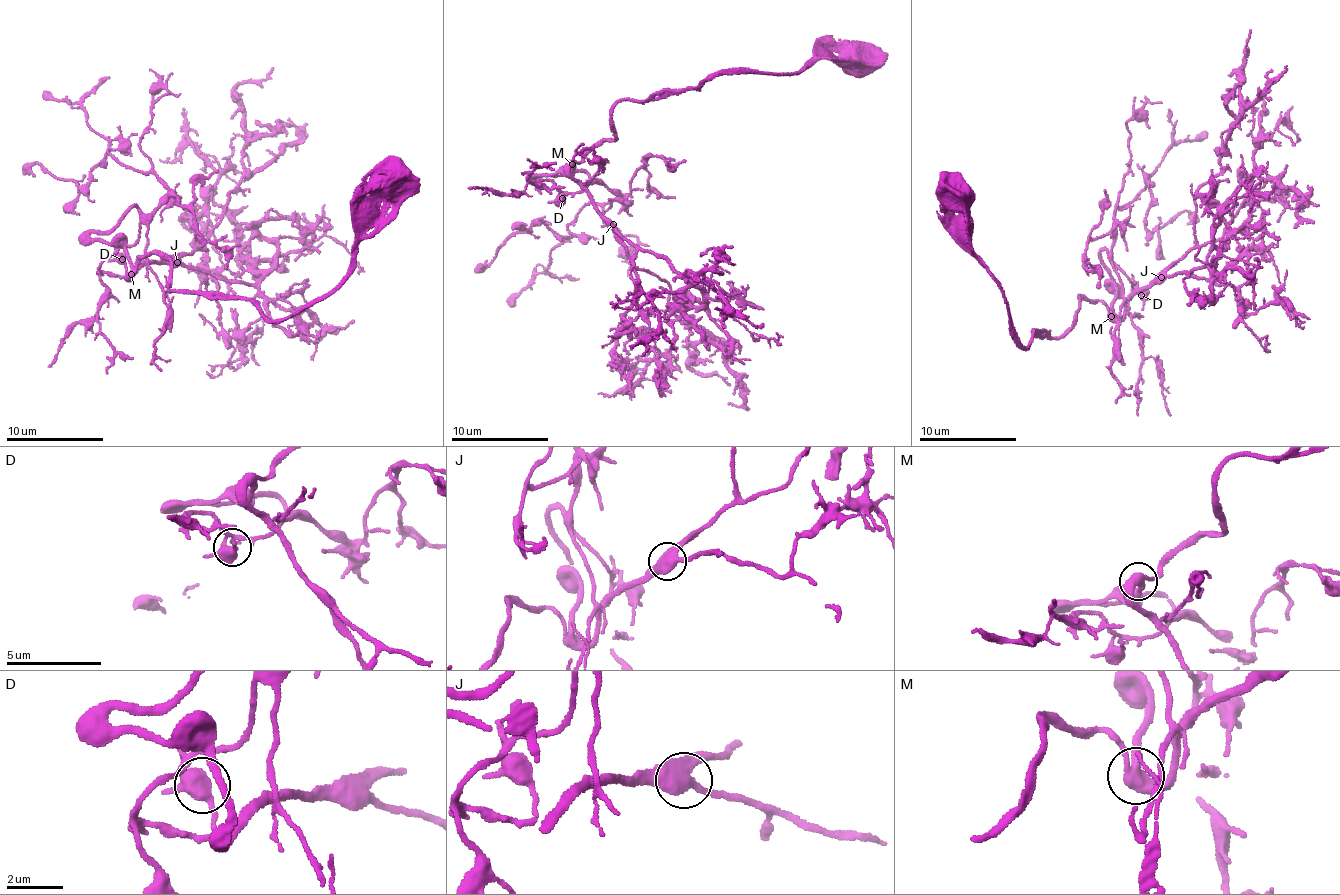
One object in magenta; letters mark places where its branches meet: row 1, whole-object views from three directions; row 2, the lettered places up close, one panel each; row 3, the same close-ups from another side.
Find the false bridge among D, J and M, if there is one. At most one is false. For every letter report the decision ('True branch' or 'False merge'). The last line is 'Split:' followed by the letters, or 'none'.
D: True branch
J: True branch
M: True branch
Split: none

